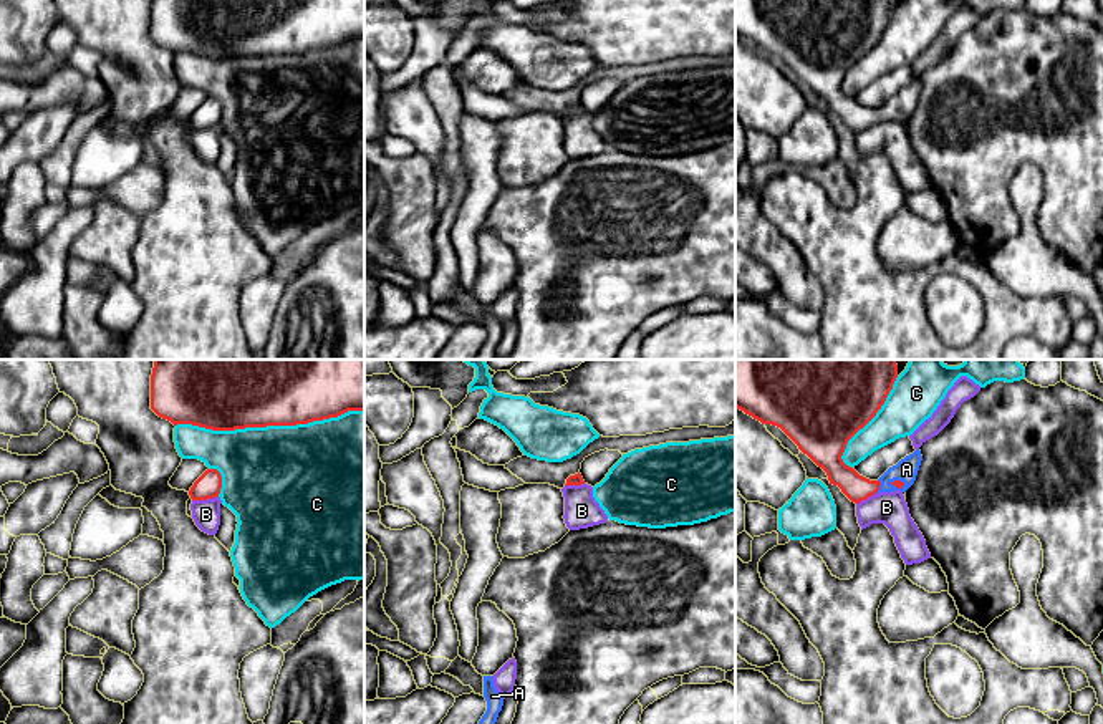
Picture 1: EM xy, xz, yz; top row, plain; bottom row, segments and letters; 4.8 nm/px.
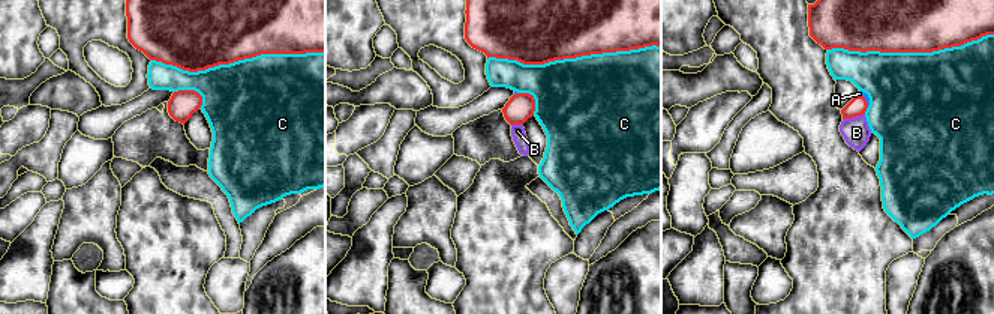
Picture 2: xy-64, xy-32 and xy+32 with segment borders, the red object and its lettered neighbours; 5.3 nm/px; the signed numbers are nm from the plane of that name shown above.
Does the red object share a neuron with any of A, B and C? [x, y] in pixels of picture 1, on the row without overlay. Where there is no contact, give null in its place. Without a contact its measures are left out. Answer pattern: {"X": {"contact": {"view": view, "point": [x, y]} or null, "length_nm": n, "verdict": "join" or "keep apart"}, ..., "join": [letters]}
{"A": {"contact": {"view": "yz", "point": [880, 113]}, "length_nm": 70, "verdict": "join"}, "B": {"contact": {"view": "xy", "point": [204, 128]}, "length_nm": 130, "verdict": "keep apart"}, "C": {"contact": {"view": "xy", "point": [269, 53]}, "length_nm": 900, "verdict": "keep apart"}, "join": ["A"]}

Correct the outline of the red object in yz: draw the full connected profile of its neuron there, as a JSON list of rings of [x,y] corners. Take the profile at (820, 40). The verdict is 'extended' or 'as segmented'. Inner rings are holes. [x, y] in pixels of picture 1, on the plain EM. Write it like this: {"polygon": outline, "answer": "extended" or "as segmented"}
{"polygon": [[[735,0],[735,36],[762,53],[780,56],[826,101],[830,113],[860,133],[879,121],[906,121],[914,113],[922,89],[918,78],[878,109],[869,109],[841,88],[848,70],[881,38],[896,7],[898,0]]], "answer": "extended"}

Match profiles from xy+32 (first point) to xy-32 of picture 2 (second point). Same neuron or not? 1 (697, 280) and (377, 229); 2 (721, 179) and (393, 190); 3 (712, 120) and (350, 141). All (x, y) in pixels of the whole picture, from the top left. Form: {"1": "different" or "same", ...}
{"1": "same", "2": "different", "3": "same"}

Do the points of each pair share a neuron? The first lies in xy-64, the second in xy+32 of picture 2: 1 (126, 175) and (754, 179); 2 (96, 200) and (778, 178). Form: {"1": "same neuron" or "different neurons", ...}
{"1": "same neuron", "2": "different neurons"}

